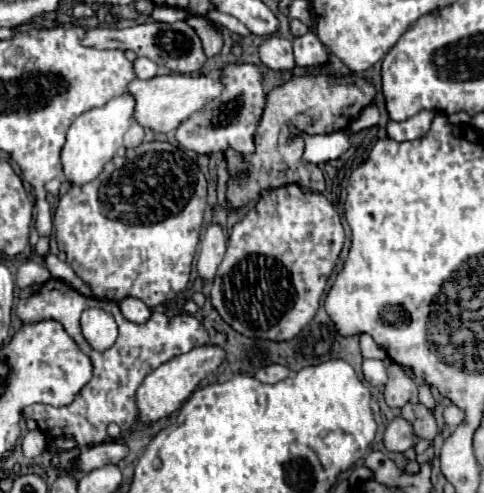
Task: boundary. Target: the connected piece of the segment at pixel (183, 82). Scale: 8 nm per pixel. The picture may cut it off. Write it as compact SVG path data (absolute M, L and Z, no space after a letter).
M164 75L152 79L134 79L128 89L128 93L132 93L136 101L136 109L132 115L134 121L156 133L174 131L184 119L200 111L214 97L218 97L220 91L222 85L218 81L208 77L192 77L192 75Z

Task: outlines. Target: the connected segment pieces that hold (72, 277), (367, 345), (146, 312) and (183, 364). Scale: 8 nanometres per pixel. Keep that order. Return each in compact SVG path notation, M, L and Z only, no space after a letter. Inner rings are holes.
M48 255L48 257L46 257L46 265L48 265L48 271L52 273L54 279L66 281L66 283L72 285L78 293L84 293L86 297L92 297L92 291L88 289L88 285L84 285L84 281L80 281L80 277L76 277L76 273L72 273L72 269L68 267L68 263L62 263L58 257Z
M360 335L360 349L362 349L362 355L366 359L384 359L386 357L386 351L382 347L378 347L368 335Z
M126 297L122 299L120 303L120 311L122 315L128 319L128 321L134 321L134 323L144 323L148 317L150 317L150 309L136 297Z
M204 345L204 347L196 347L164 365L160 365L158 369L154 369L138 387L136 391L136 407L138 407L138 421L144 425L156 423L160 419L170 417L176 409L182 407L182 403L192 395L192 391L198 387L198 383L210 375L214 369L218 369L218 365L224 359L224 351L220 347L214 345Z

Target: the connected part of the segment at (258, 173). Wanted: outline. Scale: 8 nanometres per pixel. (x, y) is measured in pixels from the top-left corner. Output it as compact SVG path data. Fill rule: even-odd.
M298 75L286 81L284 85L272 89L266 97L266 109L260 119L260 125L254 135L256 151L248 157L248 167L252 173L240 173L240 153L232 149L226 151L228 169L232 173L232 181L228 183L228 201L232 207L240 207L252 199L256 199L262 191L278 189L290 183L296 183L296 169L304 167L304 139L292 137L290 127L296 127L304 135L328 135L334 131L346 129L364 107L368 107L376 97L376 89L370 79L360 77L360 87L350 79L338 79L334 75ZM312 117L318 117L318 123L312 125Z

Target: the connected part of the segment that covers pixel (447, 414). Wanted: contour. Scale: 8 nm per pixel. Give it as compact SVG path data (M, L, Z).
M450 405L450 407L444 409L444 421L446 421L448 427L456 427L464 421L464 411L456 405Z

